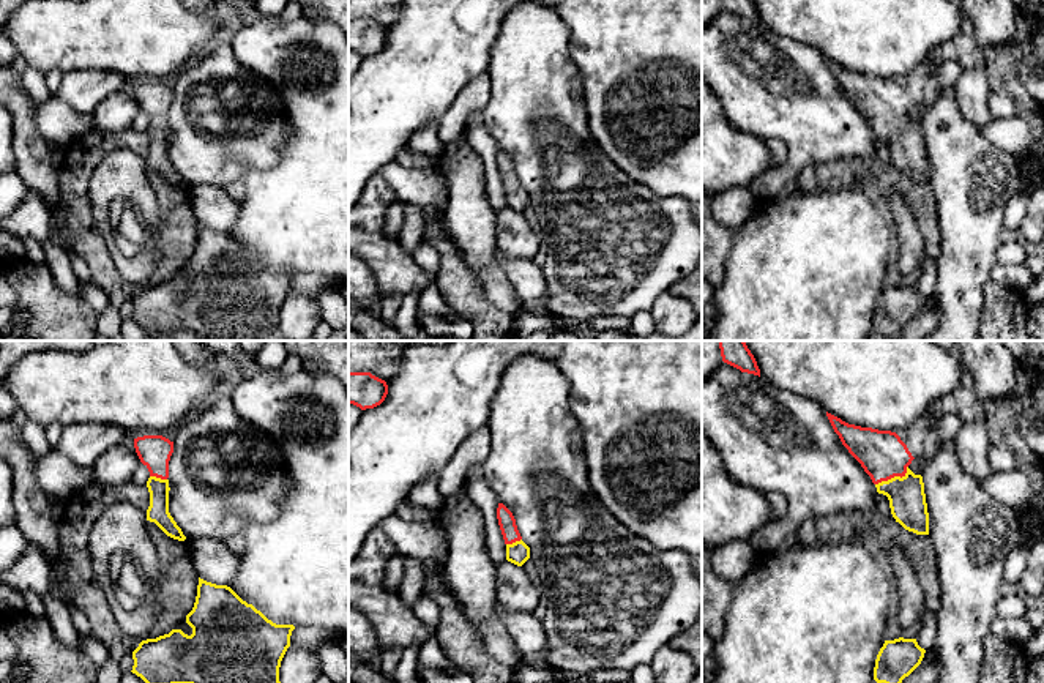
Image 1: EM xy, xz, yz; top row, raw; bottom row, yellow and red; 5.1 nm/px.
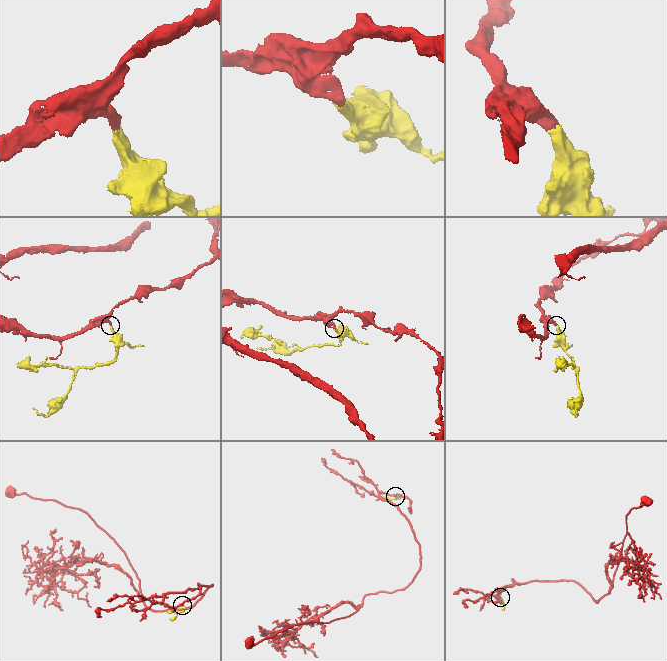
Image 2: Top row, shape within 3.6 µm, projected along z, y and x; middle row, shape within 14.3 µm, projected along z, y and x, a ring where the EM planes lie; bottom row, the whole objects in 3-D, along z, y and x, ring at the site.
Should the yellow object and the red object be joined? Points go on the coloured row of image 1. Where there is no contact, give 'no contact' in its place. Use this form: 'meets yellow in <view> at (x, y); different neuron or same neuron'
meets yellow in yz at (894, 477); same neuron

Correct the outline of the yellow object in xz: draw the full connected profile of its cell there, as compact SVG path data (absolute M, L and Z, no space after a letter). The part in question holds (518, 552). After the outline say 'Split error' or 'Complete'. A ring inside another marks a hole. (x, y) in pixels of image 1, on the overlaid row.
M498 503L497 519L506 544L506 560L522 566L530 558L530 547L522 541L516 519L503 503Z. Split error

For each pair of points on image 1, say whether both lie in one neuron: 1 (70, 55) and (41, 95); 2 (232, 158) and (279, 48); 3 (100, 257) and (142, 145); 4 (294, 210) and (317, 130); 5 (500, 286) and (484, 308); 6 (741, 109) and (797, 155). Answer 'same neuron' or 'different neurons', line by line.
1: different neurons
2: different neurons
3: same neuron
4: same neuron
5: different neurons
6: same neuron

